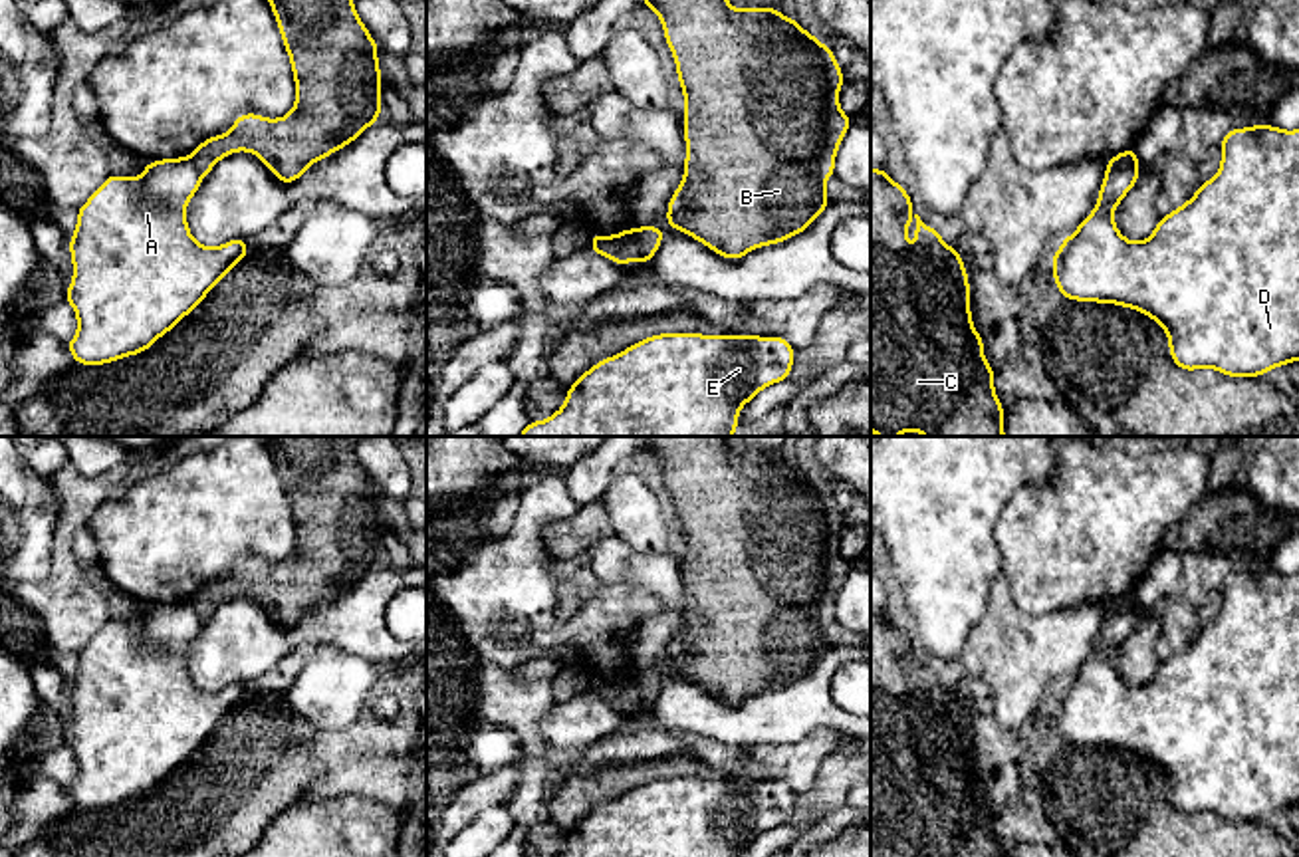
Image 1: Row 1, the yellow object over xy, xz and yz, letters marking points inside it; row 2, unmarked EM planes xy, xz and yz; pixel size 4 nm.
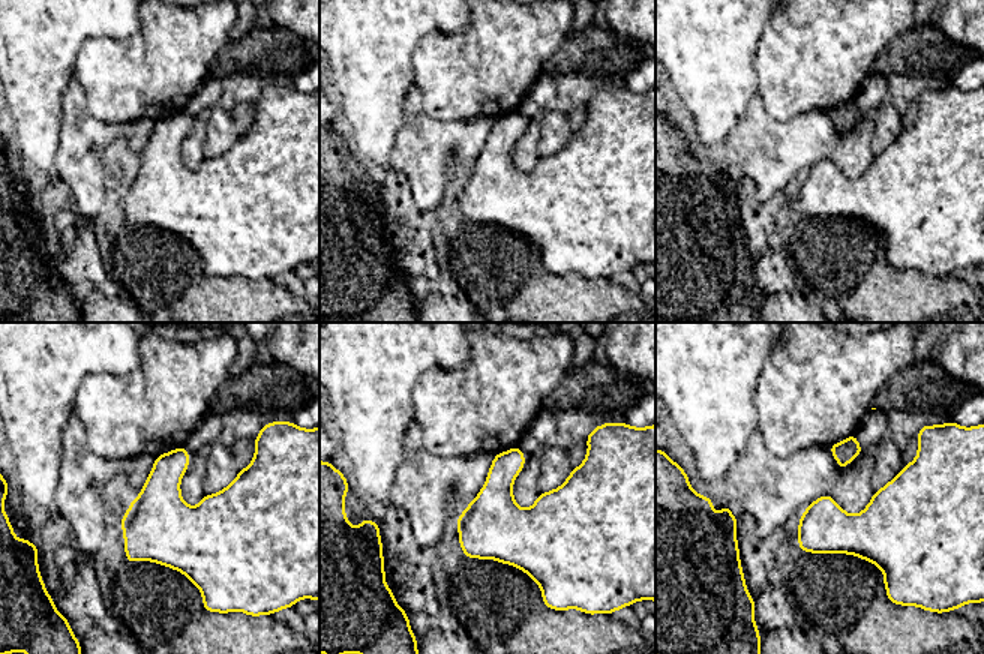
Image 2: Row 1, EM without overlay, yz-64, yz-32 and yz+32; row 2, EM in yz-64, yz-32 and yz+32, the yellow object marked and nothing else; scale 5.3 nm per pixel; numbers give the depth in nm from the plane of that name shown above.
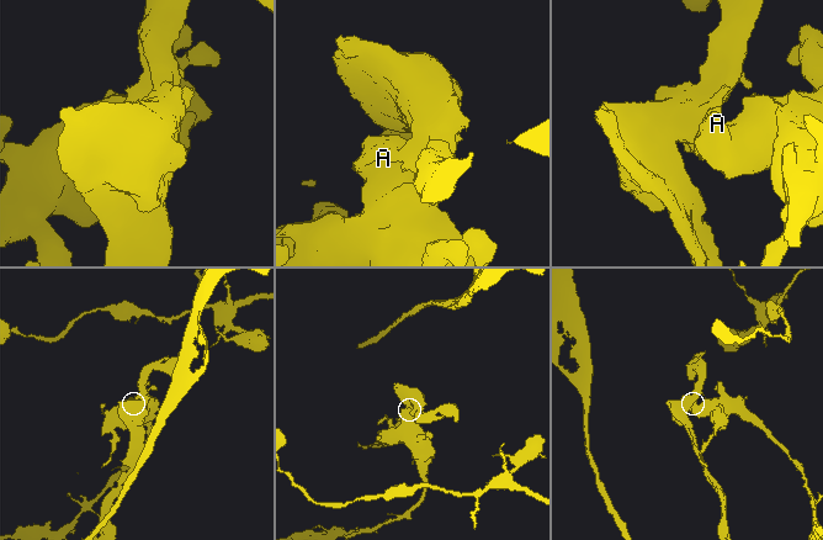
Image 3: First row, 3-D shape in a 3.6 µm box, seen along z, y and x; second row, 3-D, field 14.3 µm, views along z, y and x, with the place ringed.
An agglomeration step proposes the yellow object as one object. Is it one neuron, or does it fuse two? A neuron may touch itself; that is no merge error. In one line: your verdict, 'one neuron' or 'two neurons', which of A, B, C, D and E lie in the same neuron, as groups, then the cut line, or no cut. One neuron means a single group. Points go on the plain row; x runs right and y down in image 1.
two neurons | A D E / B C | xz (635, 673), (639, 705)

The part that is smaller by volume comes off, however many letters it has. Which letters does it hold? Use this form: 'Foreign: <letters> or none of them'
Foreign: B, C

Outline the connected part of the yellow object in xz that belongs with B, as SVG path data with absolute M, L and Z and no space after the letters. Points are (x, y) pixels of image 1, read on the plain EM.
M643 436L643 450L650 452L662 466L664 484L674 500L676 520L686 548L686 557L682 559L686 585L684 621L668 645L666 667L728 704L740 704L760 690L771 690L801 678L831 649L825 637L825 625L835 619L837 593L853 569L851 561L839 550L839 534L845 522L833 494L805 476L795 462L781 460L777 450L738 454L730 450L726 436Z

